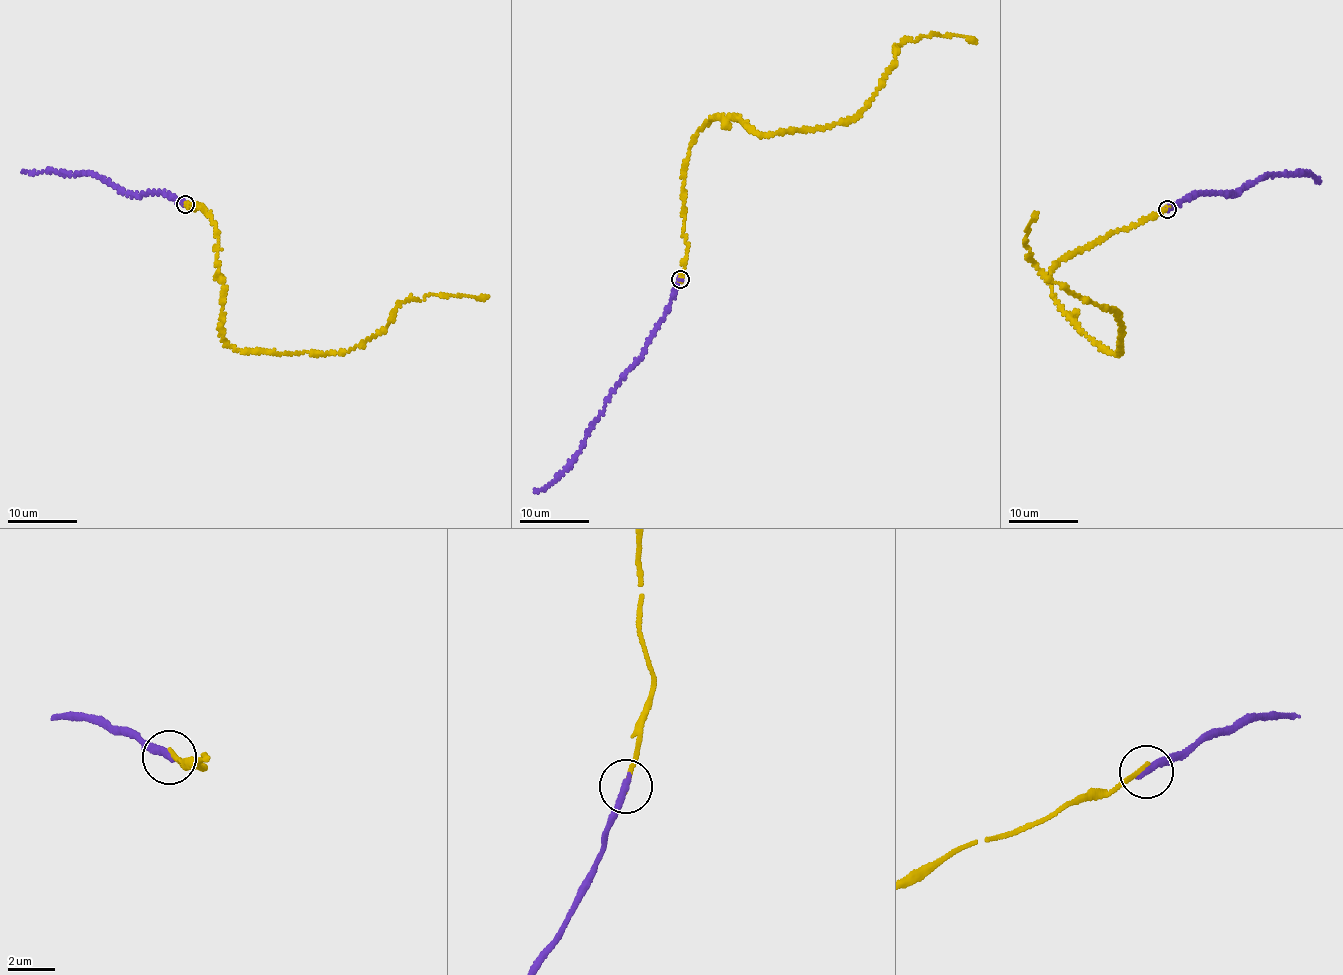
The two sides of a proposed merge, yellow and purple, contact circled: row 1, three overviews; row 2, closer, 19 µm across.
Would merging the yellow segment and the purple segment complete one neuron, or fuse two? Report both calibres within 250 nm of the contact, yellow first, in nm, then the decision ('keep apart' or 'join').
200 nm thick on the yellow side, 320 nm on the other; keep apart

